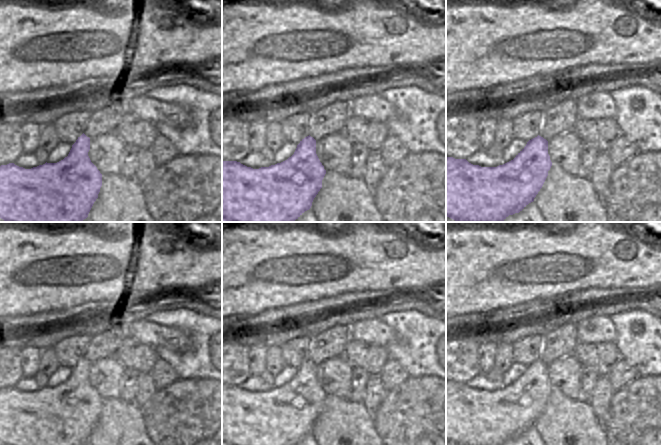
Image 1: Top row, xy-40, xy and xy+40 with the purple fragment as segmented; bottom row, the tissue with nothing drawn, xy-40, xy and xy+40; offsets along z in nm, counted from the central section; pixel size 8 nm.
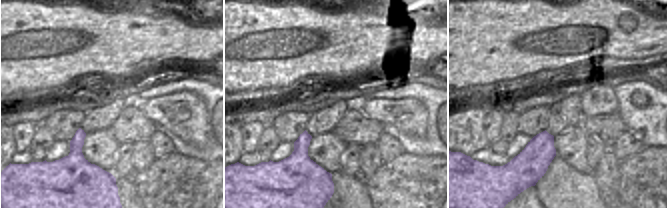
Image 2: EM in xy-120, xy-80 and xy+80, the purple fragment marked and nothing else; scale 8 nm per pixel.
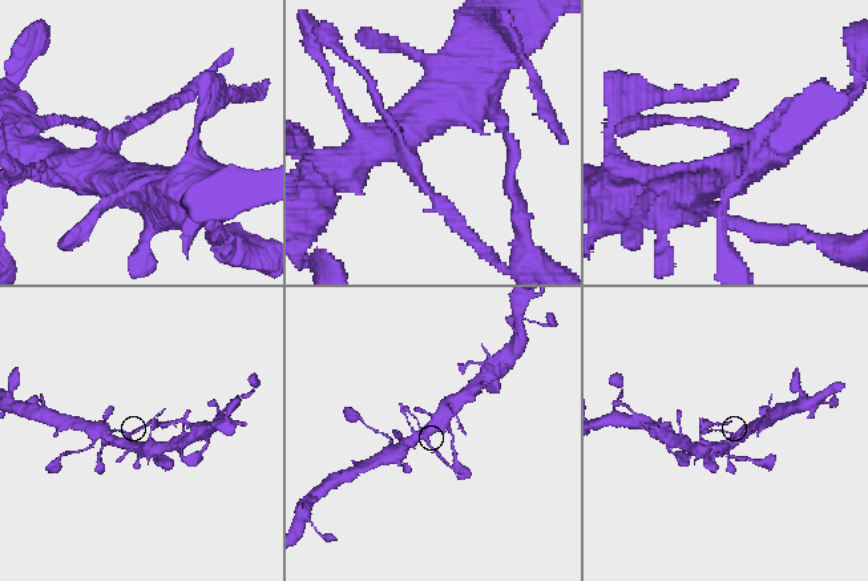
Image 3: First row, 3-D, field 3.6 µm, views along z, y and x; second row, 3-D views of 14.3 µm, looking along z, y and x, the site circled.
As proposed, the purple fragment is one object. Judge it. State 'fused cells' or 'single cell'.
fused cells

